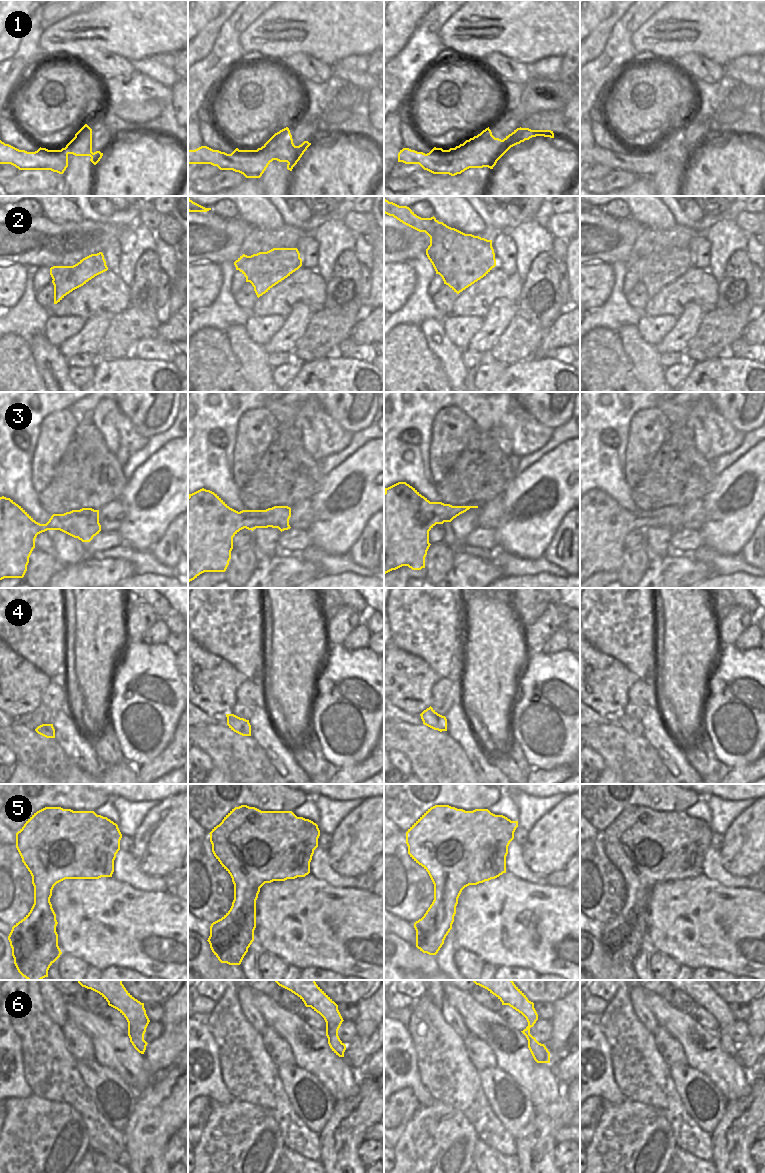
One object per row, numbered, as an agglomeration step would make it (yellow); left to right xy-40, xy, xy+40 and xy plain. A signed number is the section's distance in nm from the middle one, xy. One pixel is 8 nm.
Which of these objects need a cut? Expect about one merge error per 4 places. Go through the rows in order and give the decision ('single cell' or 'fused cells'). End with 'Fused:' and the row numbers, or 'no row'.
1: fused cells
2: fused cells
3: single cell
4: single cell
5: single cell
6: single cell
Fused: 1, 2

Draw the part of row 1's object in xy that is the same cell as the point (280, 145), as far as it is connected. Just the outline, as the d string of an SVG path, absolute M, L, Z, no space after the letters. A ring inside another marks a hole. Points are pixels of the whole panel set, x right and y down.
M288 127L275 133L265 144L264 147L272 155L274 160L287 162L287 169L292 171L289 165L290 159L294 155L293 139Z

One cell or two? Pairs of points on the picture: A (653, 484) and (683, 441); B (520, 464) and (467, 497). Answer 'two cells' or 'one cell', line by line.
A: one cell
B: two cells

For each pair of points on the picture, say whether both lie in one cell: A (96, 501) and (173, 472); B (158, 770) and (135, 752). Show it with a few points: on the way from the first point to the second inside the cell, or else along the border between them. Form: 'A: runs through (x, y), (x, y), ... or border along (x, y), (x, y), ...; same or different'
A: border along (127, 480), (120, 499); different
B: border along (165, 747), (149, 761), (138, 766); different

